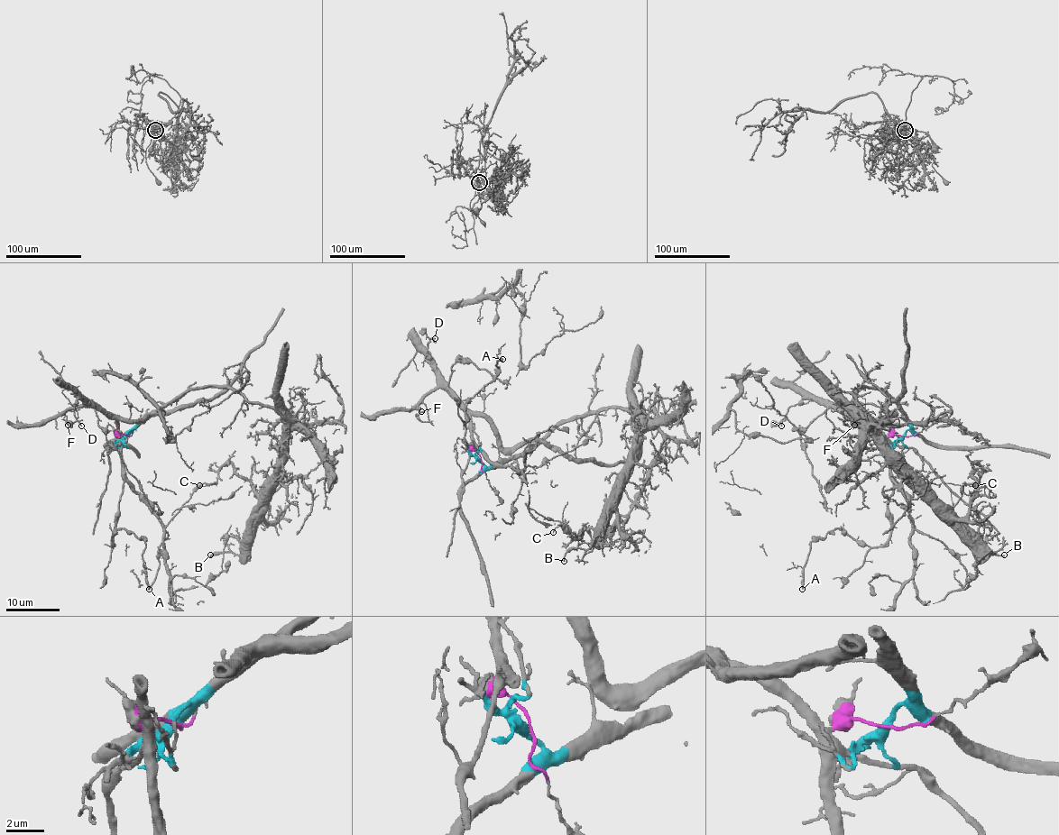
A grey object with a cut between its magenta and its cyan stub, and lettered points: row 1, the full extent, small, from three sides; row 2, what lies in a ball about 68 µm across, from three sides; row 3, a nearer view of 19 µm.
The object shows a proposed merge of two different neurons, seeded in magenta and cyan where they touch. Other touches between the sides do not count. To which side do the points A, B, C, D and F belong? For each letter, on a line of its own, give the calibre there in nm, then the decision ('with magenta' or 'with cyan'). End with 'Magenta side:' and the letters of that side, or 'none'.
A: calibre 240 nm; with magenta
B: calibre 140 nm; with cyan
C: calibre 120 nm; with cyan
D: calibre 100 nm; with magenta
F: calibre 150 nm; with magenta
Magenta side: A, D, F

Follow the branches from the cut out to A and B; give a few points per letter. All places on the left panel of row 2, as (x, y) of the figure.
A: (126, 436), (119, 437), (123, 494), (111, 545), (117, 530), (126, 528), (142, 538), (148, 589)
B: (126, 436), (191, 389), (207, 387), (231, 387), (280, 417), (275, 471), (240, 553), (211, 555)

